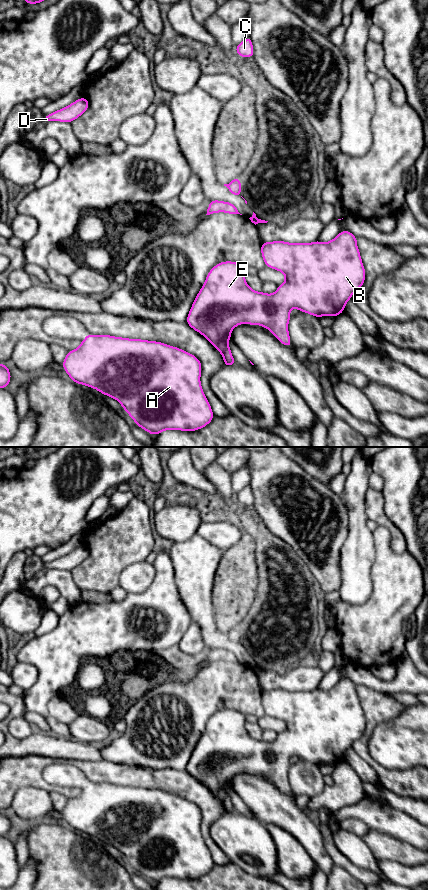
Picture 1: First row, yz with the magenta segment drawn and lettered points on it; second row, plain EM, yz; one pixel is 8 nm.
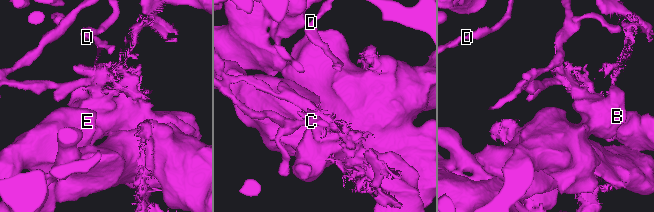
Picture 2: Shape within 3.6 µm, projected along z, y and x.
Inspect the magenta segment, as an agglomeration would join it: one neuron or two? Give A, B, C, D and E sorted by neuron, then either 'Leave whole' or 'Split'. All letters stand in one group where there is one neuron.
Groups: A B E / C D. Split

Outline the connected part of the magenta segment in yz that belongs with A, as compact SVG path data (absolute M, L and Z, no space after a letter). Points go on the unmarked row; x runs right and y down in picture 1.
M88 781L77 797L67 800L61 812L73 830L89 834L117 848L136 873L153 884L165 878L197 879L214 866L200 830L201 810L180 796L158 789Z

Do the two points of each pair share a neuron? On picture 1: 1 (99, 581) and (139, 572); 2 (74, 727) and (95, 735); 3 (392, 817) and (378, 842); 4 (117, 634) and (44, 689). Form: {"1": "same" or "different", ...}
{"1": "different", "2": "same", "3": "different", "4": "same"}

